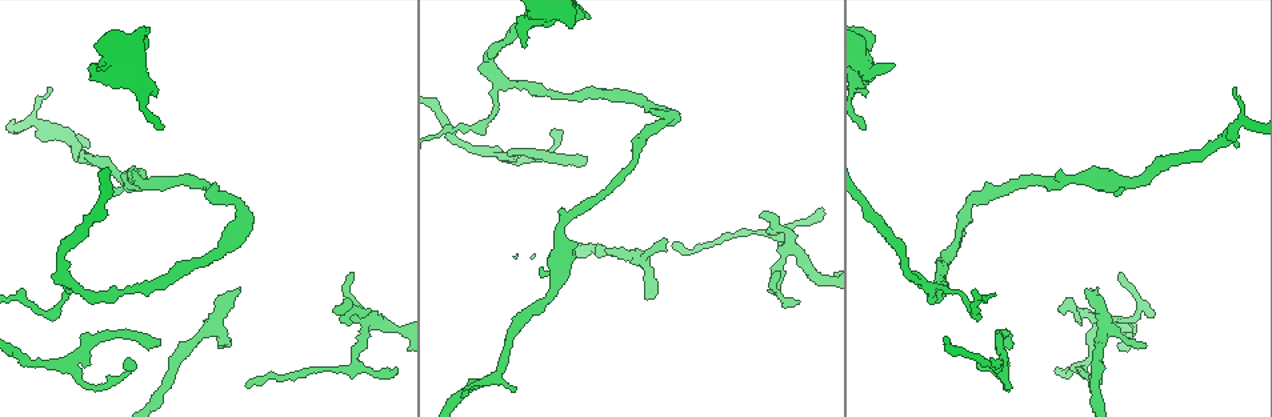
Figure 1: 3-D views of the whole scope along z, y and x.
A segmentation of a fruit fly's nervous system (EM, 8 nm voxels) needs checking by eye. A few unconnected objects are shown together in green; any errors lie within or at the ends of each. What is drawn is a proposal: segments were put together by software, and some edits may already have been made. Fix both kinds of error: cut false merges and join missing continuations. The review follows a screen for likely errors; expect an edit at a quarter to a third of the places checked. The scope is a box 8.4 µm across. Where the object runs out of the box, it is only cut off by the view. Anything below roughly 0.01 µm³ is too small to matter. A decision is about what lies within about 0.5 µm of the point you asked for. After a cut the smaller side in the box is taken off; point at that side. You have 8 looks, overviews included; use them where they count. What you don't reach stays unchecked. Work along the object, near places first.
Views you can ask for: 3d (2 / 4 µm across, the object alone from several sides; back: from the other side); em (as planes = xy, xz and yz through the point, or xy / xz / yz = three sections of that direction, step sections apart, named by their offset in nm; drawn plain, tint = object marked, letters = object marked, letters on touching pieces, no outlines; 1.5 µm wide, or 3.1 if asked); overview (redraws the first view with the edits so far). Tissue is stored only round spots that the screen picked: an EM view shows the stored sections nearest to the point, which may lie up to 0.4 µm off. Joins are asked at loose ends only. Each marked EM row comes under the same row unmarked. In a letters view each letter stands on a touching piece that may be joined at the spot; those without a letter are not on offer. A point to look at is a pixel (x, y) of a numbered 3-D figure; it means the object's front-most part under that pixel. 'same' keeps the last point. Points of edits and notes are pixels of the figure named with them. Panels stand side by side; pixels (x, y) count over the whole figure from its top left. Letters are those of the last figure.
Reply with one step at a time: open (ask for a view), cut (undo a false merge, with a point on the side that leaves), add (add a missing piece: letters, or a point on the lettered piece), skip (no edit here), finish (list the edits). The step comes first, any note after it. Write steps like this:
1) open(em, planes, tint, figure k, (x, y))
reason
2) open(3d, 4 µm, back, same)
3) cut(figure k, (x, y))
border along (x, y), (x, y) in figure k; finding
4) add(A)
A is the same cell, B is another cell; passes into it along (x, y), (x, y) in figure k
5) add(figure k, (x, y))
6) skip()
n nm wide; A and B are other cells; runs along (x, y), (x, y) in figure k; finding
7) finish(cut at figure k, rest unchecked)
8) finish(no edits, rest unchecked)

open(3d, 4 µm, figure 1, (894, 64))
branch stops here

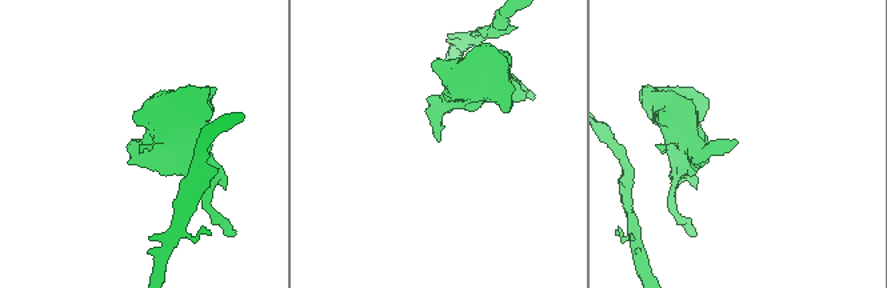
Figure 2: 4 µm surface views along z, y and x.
open(em, planes, letters, figure 2, (136, 139))

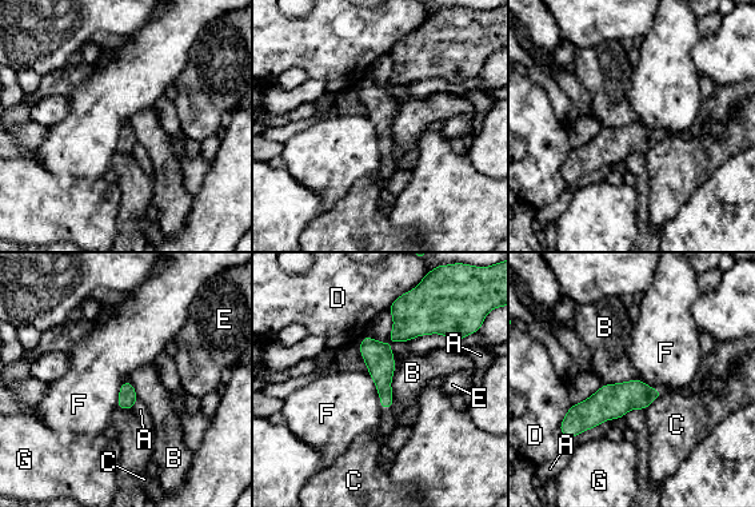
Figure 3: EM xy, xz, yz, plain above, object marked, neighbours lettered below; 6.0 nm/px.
skip()
A, B, C, D, E, F and G are other cells; border along (392, 354), (391, 396), (394, 400) in figure 3; no lettered piece goes on from it

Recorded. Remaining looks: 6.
open(3d, 2 µm, figure 1, (238, 290))
branch stops here

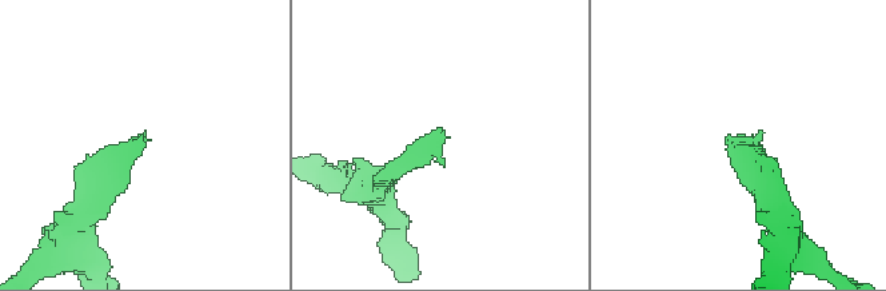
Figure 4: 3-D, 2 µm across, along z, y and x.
open(em, planes, letters, figure 4, (144, 138))

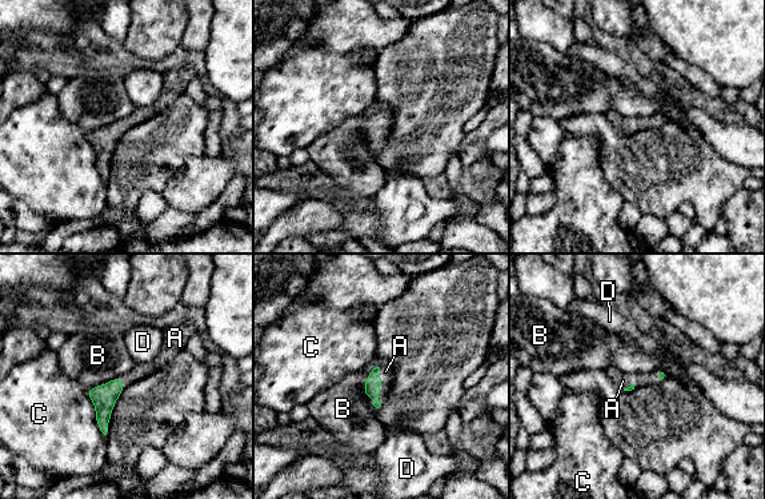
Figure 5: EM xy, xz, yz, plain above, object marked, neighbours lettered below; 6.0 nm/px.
add(A)
C touches over 300 nm; A is the same cell, B, C and D are other cells; passes into it along (372, 386), (379, 386), (385, 371) in figure 5; it goes on there

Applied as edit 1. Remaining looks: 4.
open(overview)

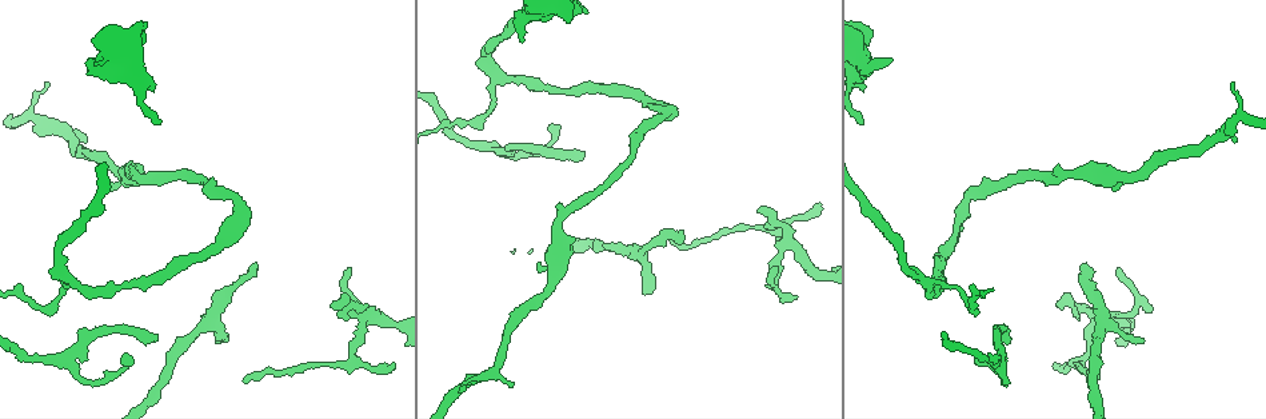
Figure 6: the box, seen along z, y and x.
open(3d, 4 µm, figure 6, (778, 268))
thin end

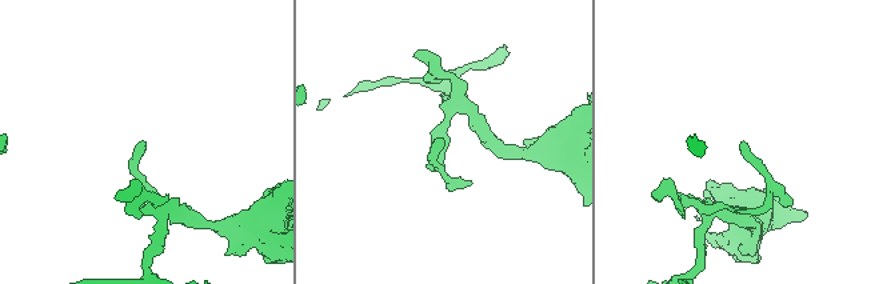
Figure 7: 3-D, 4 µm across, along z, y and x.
open(em, planes, letters, figure 7, (139, 142))
shape alone is not enough

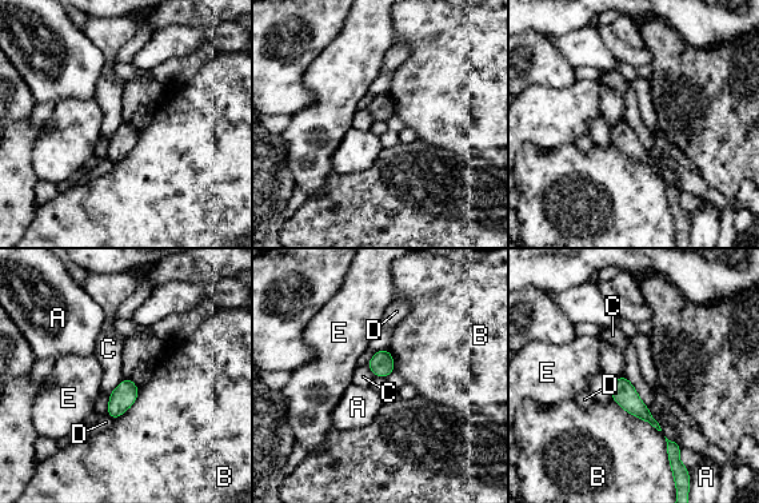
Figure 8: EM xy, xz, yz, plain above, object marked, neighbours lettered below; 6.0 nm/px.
skip()
A, B, C, D and E are other cells; border along (122, 379), (108, 395) in figure 8; no lettered piece goes on from it

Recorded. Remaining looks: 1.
finish(add at figure 5, rest unchecked)

